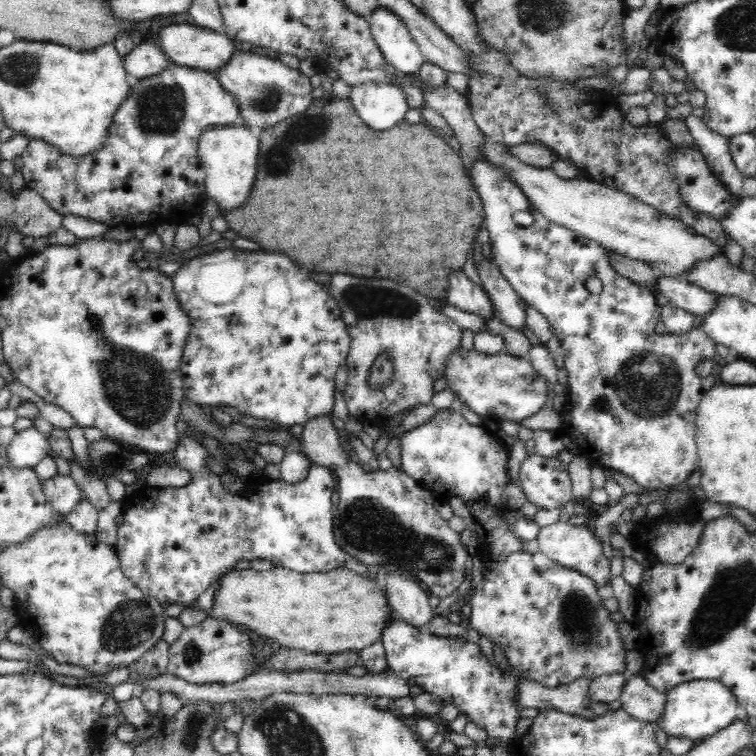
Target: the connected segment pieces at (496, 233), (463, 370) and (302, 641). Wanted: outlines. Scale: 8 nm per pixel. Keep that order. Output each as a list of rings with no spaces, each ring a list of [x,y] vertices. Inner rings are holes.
[[[480,159],[472,166],[472,182],[480,194],[482,206],[484,206],[484,224],[488,229],[490,256],[492,260],[499,266],[502,276],[510,283],[510,286],[518,293],[518,296],[524,302],[536,309],[550,323],[553,336],[560,342],[562,350],[564,350],[565,369],[568,371],[569,389],[565,394],[566,403],[561,413],[562,433],[566,434],[575,444],[578,454],[587,457],[590,462],[604,469],[620,472],[628,478],[633,478],[636,484],[639,484],[645,491],[652,490],[672,490],[678,484],[682,484],[690,476],[696,468],[699,467],[698,451],[695,443],[696,434],[696,418],[697,408],[702,397],[714,386],[714,376],[698,377],[694,368],[704,358],[714,358],[717,354],[717,342],[714,342],[700,327],[693,327],[689,332],[684,334],[657,334],[654,327],[661,320],[661,308],[656,304],[656,296],[652,295],[652,291],[646,286],[625,279],[622,275],[618,275],[606,257],[604,247],[601,247],[596,241],[590,241],[588,238],[574,233],[574,231],[566,229],[548,221],[545,216],[532,206],[526,195],[518,188],[518,185],[508,179],[508,175],[504,175],[504,171],[491,168],[487,162],[481,162]],[[516,212],[530,212],[534,216],[534,224],[524,227],[518,226],[513,220]],[[588,278],[598,278],[602,282],[602,290],[599,294],[591,294],[586,289],[586,280]]]
[[[460,348],[456,349],[447,360],[450,362],[446,362],[444,376],[449,384],[447,388],[455,392],[456,405],[464,402],[480,416],[518,423],[528,416],[534,416],[548,400],[549,382],[533,370],[526,358],[502,351],[488,355],[480,354],[476,349],[467,352]]]
[[[286,568],[256,571],[232,570],[219,580],[208,618],[255,632],[284,648],[306,650],[306,654],[359,652],[381,641],[392,610],[383,590],[360,578],[352,570],[318,571],[298,574]]]

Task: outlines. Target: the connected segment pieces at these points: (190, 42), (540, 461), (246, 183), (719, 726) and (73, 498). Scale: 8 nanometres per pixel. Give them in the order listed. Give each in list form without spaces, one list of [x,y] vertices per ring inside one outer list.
[[[172,24],[172,26],[162,26],[155,38],[158,47],[172,61],[172,64],[195,68],[198,70],[216,72],[220,66],[228,62],[228,58],[237,50],[242,50],[246,46],[235,42],[226,36],[222,31],[211,31],[198,26],[188,26],[188,24]]]
[[[528,456],[521,464],[519,478],[526,498],[538,509],[559,509],[572,500],[568,465],[558,457]]]
[[[237,123],[211,127],[198,137],[197,156],[206,173],[204,190],[207,198],[215,200],[220,209],[234,209],[250,194],[256,176],[258,142],[251,130]]]
[[[715,680],[680,682],[662,695],[665,699],[664,713],[657,719],[655,728],[661,729],[667,738],[682,737],[700,742],[726,728],[741,715],[734,695]]]
[[[56,474],[46,480],[40,480],[40,487],[46,495],[46,501],[57,513],[68,514],[80,500],[80,489],[70,476]]]

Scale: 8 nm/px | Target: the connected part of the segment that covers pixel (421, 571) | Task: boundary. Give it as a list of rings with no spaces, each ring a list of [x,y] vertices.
[[[316,417],[309,420],[298,438],[298,452],[306,455],[312,465],[329,467],[338,482],[340,500],[333,514],[333,535],[338,547],[347,556],[352,556],[363,566],[382,566],[383,570],[394,569],[404,572],[408,578],[416,580],[430,590],[430,595],[443,599],[457,592],[465,581],[465,564],[469,553],[460,541],[460,534],[450,529],[446,521],[438,516],[432,504],[437,498],[418,481],[400,469],[370,471],[364,473],[362,466],[347,455],[338,441],[338,431],[330,417]]]

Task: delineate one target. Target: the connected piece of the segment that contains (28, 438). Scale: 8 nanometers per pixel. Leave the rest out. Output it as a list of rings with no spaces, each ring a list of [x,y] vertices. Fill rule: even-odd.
[[[34,427],[17,432],[10,446],[3,453],[6,463],[13,468],[33,467],[49,455],[48,441]]]

